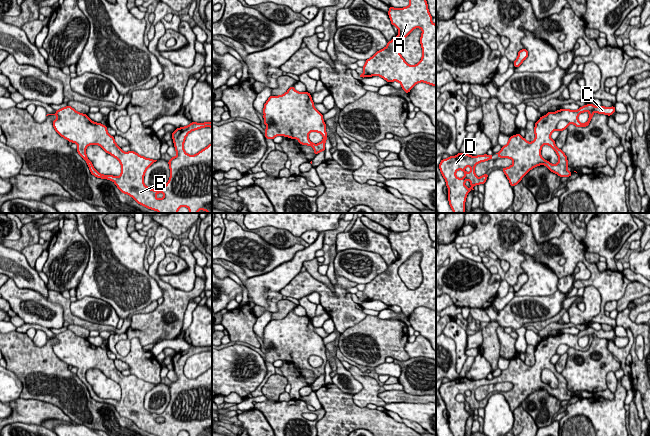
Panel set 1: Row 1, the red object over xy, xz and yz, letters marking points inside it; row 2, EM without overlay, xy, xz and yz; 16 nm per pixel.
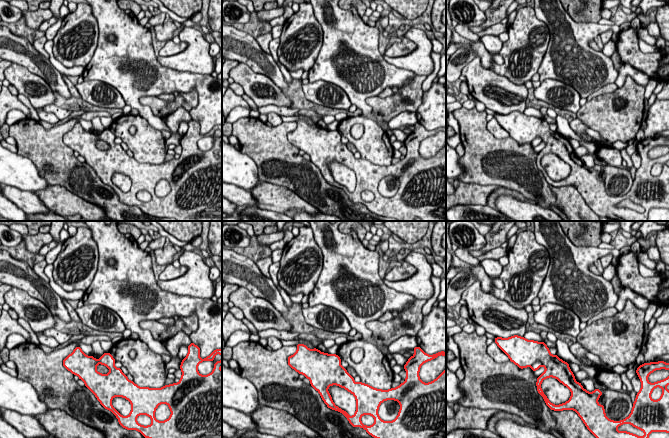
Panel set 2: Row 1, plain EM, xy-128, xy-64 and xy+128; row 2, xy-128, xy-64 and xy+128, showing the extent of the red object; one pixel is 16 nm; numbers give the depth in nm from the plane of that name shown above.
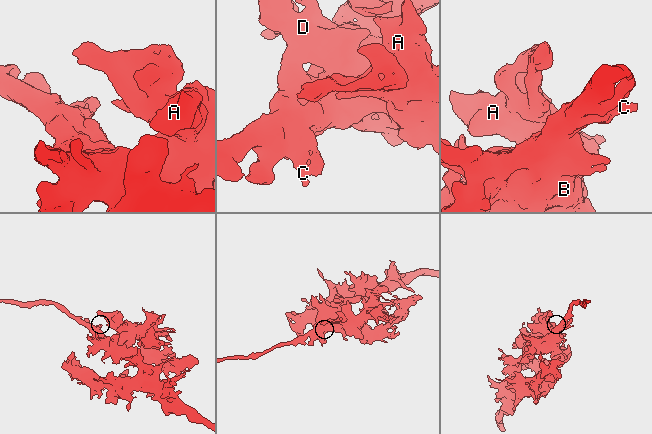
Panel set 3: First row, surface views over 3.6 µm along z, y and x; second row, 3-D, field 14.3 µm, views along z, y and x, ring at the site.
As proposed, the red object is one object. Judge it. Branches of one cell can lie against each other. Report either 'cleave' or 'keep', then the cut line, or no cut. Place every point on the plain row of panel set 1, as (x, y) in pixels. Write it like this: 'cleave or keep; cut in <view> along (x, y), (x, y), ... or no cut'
keep; no cut

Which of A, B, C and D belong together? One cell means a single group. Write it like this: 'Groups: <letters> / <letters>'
Groups: A B C D

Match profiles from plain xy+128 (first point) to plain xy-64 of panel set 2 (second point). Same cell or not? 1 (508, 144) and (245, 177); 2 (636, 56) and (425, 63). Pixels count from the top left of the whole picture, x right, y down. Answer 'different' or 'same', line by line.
1: different
2: different

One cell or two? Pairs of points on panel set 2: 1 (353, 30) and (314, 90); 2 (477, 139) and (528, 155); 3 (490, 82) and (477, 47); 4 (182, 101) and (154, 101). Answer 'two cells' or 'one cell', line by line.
1: two cells
2: one cell
3: two cells
4: one cell

